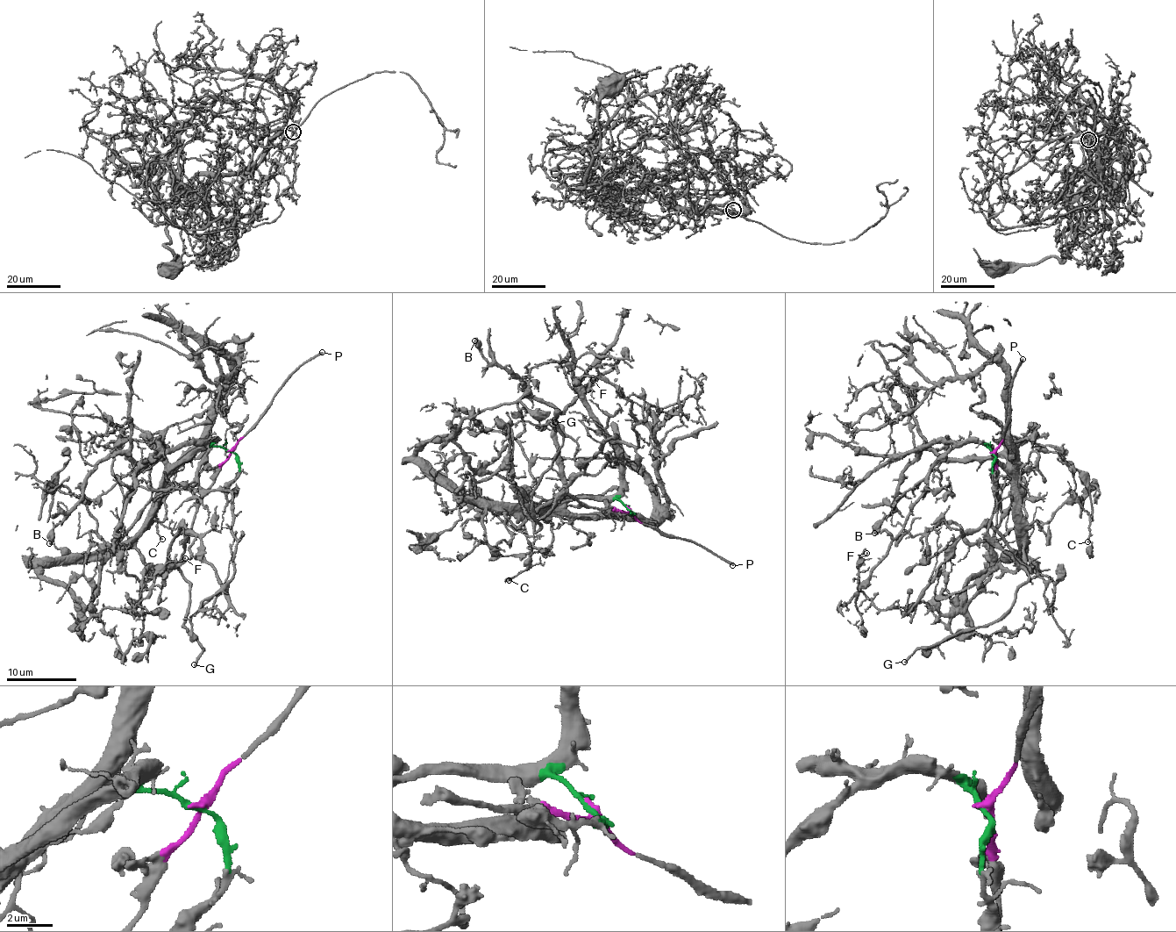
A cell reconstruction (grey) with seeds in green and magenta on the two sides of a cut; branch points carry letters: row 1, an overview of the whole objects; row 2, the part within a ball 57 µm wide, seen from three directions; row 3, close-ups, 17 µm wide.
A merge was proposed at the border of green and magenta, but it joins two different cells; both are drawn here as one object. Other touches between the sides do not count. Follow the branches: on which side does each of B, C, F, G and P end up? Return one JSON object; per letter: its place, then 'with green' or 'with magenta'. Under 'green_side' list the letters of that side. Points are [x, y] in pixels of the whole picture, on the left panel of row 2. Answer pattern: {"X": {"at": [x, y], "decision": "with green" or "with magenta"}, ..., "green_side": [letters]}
{"B": {"at": [49, 543], "decision": "with green"}, "C": {"at": [162, 539], "decision": "with green"}, "F": {"at": [185, 558], "decision": "with green"}, "G": {"at": [194, 664], "decision": "with magenta"}, "P": {"at": [322, 352], "decision": "with magenta"}, "green_side": ["B", "C", "F"]}

